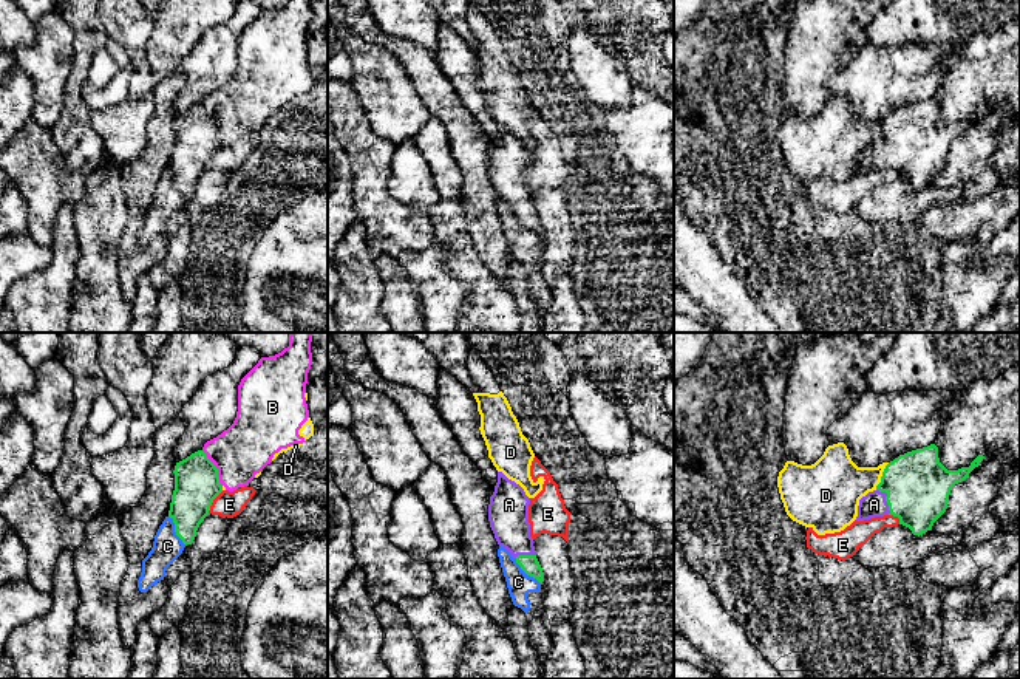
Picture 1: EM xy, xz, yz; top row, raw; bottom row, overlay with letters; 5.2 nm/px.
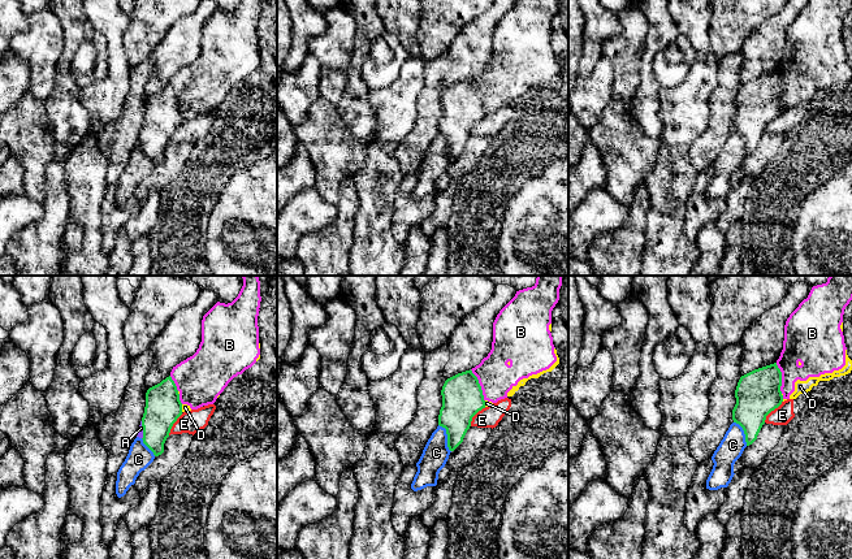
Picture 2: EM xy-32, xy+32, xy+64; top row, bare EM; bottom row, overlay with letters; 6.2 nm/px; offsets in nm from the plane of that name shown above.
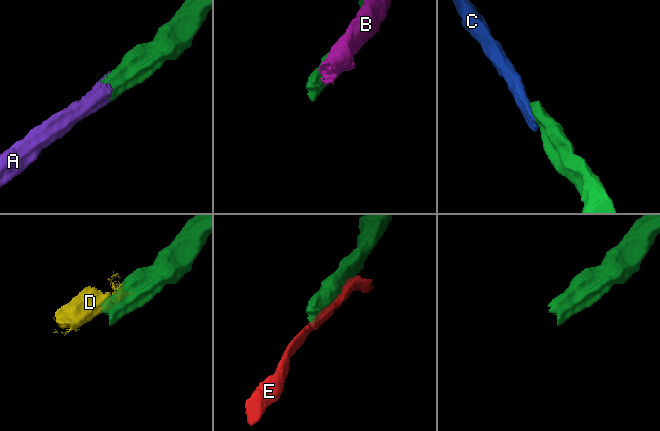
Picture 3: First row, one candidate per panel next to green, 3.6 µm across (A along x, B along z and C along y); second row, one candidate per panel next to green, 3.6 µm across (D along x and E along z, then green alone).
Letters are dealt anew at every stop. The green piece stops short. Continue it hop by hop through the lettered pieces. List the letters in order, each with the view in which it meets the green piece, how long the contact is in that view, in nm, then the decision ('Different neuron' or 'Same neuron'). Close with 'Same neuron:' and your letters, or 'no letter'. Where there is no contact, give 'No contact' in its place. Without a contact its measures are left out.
A: Touches green in yz. Shared border 150 nm. Same neuron
B: Touches green in xy. Shared border 220 nm. Different neuron
C: Touches green in xy. Shared border 180 nm. Different neuron
D: Touches green in yz. Shared border 160 nm. Different neuron
E: Touches green in xy. Shared border 150 nm. Different neuron
Same neuron: A

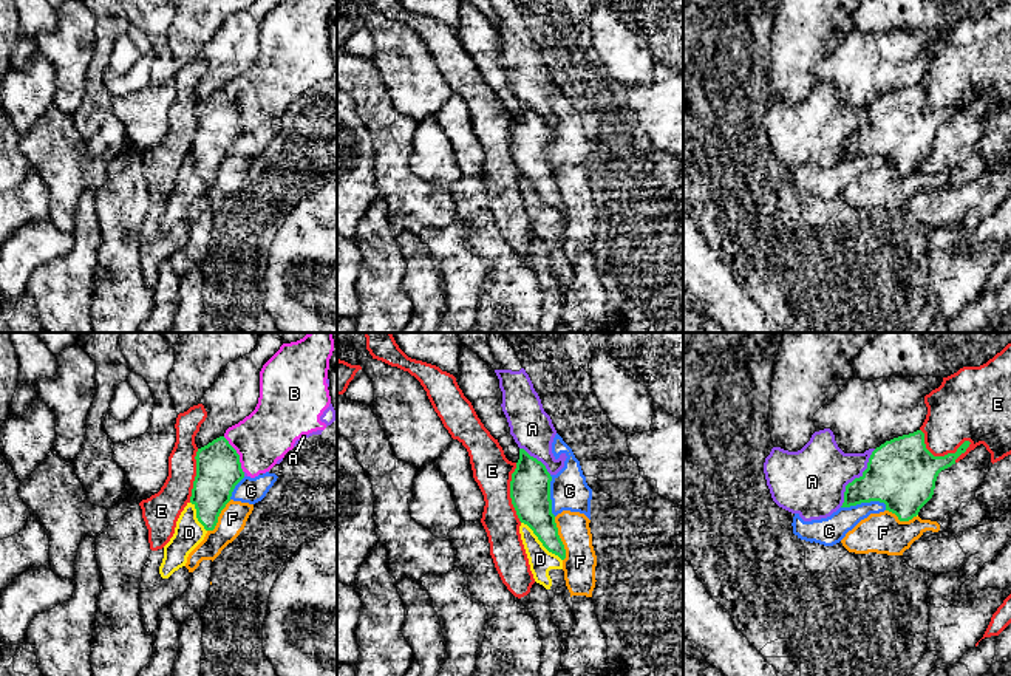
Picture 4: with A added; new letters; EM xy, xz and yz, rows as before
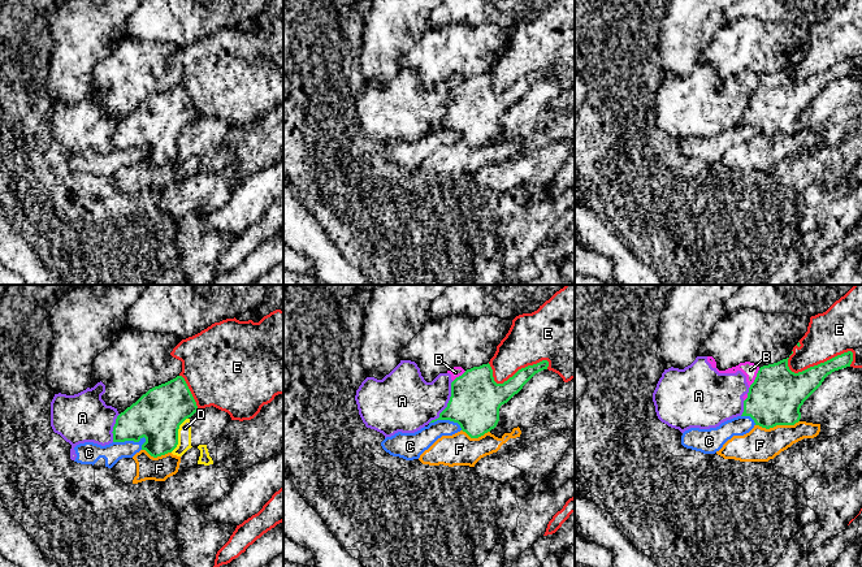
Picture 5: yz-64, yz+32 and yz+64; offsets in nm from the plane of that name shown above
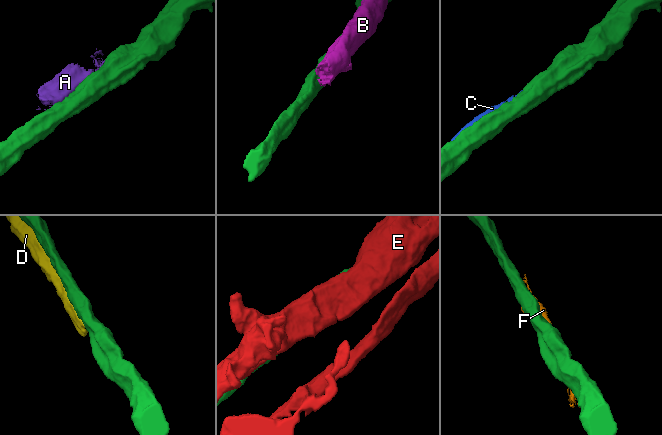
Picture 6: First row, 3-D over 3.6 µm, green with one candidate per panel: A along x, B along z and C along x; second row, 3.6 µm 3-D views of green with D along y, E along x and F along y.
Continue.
A: Touches green in yz. Shared border 360 nm. Different neuron
B: Touches green in xy. Shared border 220 nm. Different neuron
C: Touches green in yz. Shared border 240 nm. Different neuron
D: Touches green in xz. Shared border 300 nm. Different neuron
E: Touches green in yz. Shared border 280 nm. Different neuron
F: Touches green in xz. Shared border 240 nm. Different neuron
Same neuron: no letter

